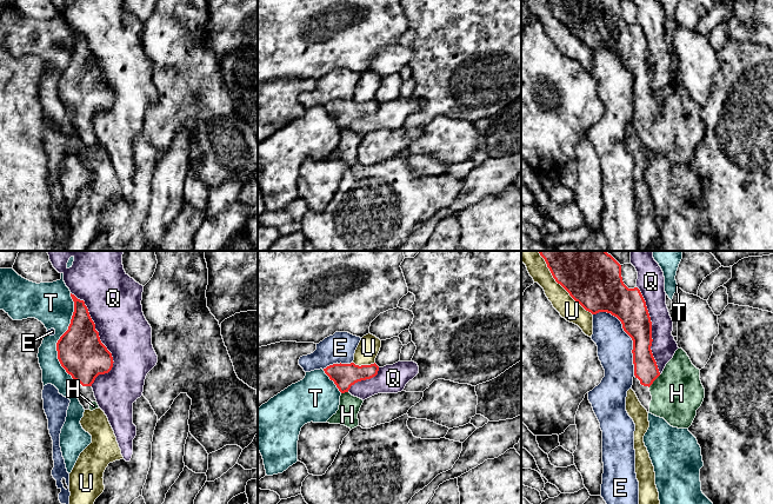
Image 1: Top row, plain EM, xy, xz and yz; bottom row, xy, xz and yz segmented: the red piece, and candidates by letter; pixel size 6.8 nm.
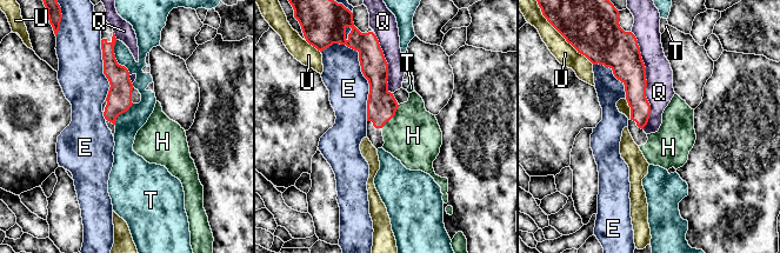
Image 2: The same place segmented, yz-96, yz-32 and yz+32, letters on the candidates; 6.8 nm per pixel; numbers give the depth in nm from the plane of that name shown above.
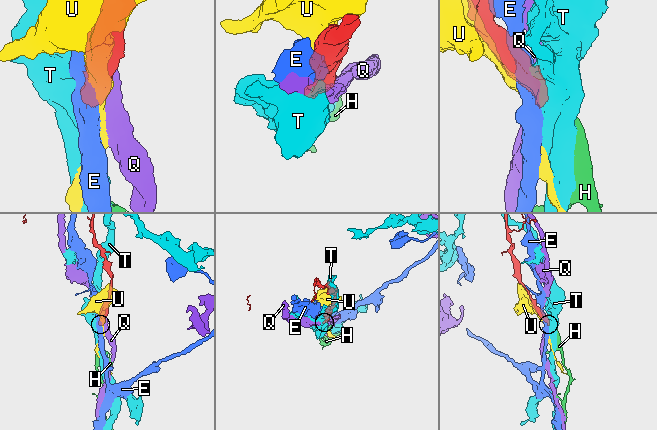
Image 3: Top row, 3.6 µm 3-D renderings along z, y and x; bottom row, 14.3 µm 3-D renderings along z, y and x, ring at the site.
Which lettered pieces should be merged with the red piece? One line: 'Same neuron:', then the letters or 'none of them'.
Same neuron: H

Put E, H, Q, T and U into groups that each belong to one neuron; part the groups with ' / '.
E / H / Q / T / U

